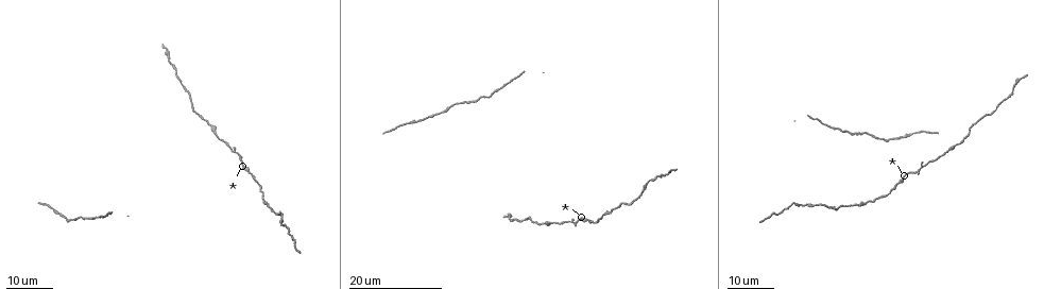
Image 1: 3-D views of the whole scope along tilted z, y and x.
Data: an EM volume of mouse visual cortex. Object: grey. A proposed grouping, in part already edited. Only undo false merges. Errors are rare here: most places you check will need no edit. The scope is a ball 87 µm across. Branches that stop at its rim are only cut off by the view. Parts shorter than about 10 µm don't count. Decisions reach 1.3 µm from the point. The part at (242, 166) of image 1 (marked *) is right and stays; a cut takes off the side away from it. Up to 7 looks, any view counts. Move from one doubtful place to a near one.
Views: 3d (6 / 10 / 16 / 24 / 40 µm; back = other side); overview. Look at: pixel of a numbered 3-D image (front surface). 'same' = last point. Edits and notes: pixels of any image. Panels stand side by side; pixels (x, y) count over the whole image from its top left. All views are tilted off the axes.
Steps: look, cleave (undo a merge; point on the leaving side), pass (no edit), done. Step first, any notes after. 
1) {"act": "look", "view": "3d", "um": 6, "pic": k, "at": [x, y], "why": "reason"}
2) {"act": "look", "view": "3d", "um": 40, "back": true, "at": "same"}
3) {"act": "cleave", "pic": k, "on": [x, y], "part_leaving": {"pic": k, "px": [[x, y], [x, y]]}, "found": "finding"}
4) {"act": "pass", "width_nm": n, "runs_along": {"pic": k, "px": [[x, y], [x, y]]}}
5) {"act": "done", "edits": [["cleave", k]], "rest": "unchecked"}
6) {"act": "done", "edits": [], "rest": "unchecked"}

{"act": "look", "view": "3d", "um": 16, "pic": 1, "at": [855, 206], "why": "calibre changes"}

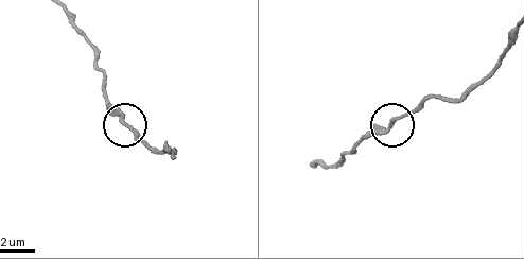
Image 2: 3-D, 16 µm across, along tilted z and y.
{"act": "look", "view": "3d", "um": 10, "pic": 2, "at": [390, 121]}

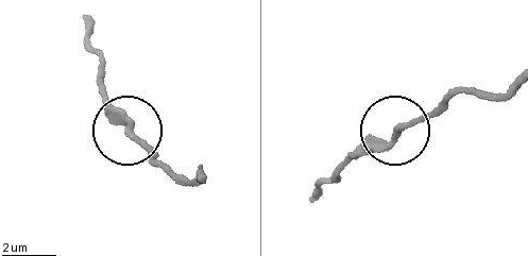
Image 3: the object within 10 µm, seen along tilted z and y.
{"act": "pass", "found": "continuous, no second neuron"}

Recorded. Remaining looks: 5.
{"act": "look", "view": "3d", "um": 24, "pic": 1, "at": [837, 210], "why": "sudden change in width"}

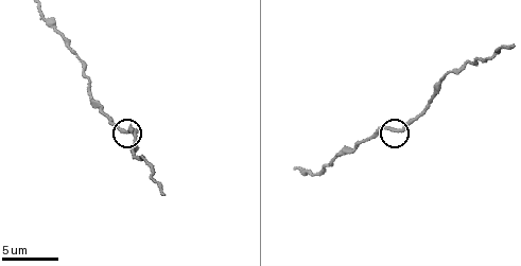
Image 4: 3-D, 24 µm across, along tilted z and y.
{"act": "look", "view": "3d", "um": 10, "pic": 4, "at": [126, 130], "why": "zoom in"}

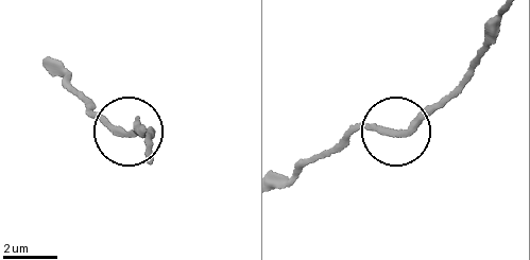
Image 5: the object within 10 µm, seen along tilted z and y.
{"act": "pass", "runs_along": {"pic": 5, "px": [[280, 183], [358, 132], [394, 131], [409, 123], [452, 89]]}, "found": "one neuron here"}

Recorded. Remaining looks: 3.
{"act": "look", "view": "3d", "um": 24, "pic": 1, "at": [841, 129], "why": "a narrow waist"}

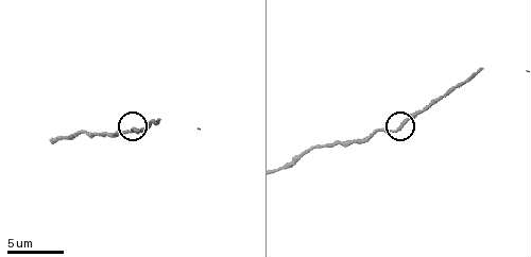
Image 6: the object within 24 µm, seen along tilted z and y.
{"act": "look", "view": "3d", "um": 6, "pic": 6, "at": [399, 128]}

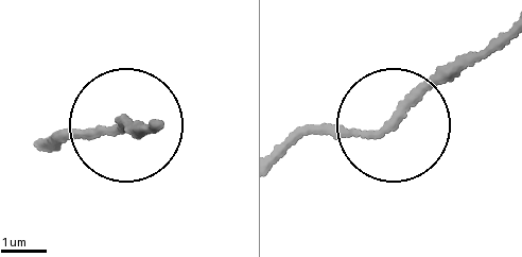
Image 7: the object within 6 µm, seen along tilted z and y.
{"act": "pass", "found": "all the same neuron"}

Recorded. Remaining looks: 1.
{"act": "done", "edits": [], "rest": "unchecked"}

